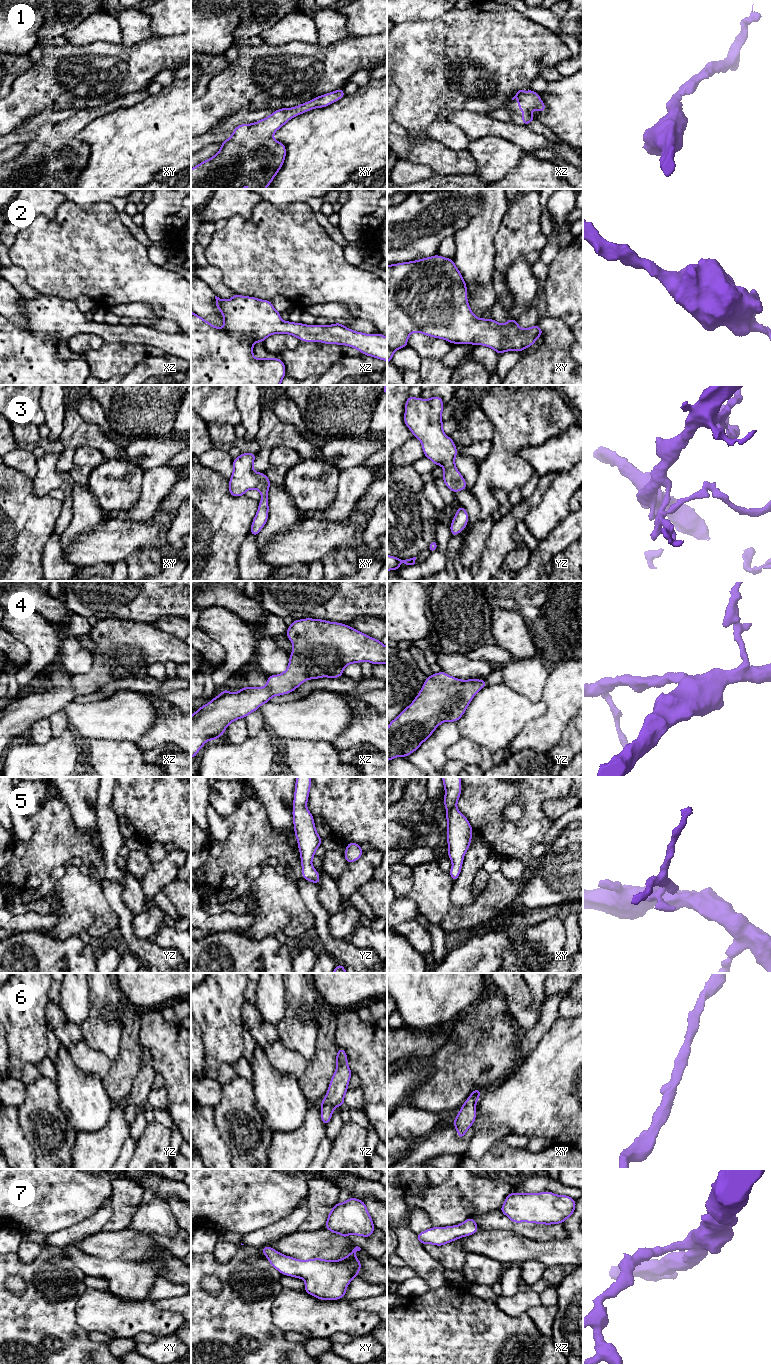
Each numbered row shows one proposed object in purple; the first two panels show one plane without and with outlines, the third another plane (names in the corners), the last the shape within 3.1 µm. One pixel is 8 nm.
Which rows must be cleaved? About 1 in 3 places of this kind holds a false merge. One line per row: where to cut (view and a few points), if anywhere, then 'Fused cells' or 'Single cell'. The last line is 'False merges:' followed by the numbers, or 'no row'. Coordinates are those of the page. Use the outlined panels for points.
1: No split. Single cell
2: No split. Single cell
3: No split. Single cell
4: No split. Single cell
5: No split. Single cell
6: No split. Single cell
7: No split. Single cell
False merges: no row

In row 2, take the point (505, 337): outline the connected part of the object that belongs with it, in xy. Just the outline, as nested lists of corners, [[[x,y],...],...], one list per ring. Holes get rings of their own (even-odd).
[[[438,254],[416,261],[387,265],[387,362],[392,363],[392,356],[399,348],[408,346],[411,333],[444,339],[452,344],[484,345],[500,355],[506,351],[522,351],[532,346],[543,332],[538,325],[527,329],[519,327],[517,320],[510,318],[505,324],[494,319],[477,318],[471,311],[467,300],[467,286],[453,259]]]

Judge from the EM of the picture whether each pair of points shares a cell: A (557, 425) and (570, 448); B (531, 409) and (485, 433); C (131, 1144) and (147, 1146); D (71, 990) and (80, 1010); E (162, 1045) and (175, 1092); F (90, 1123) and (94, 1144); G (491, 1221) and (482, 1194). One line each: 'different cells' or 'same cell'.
A: different cells
B: different cells
C: different cells
D: same cell
E: same cell
F: different cells
G: different cells

